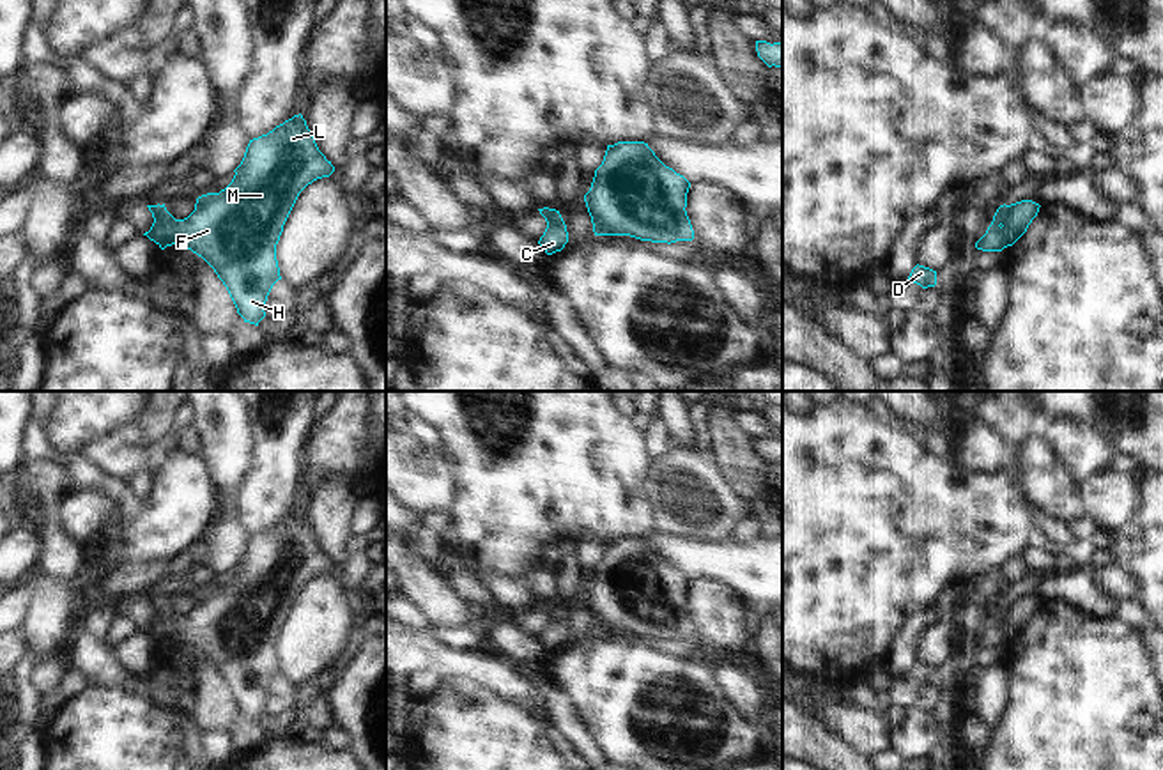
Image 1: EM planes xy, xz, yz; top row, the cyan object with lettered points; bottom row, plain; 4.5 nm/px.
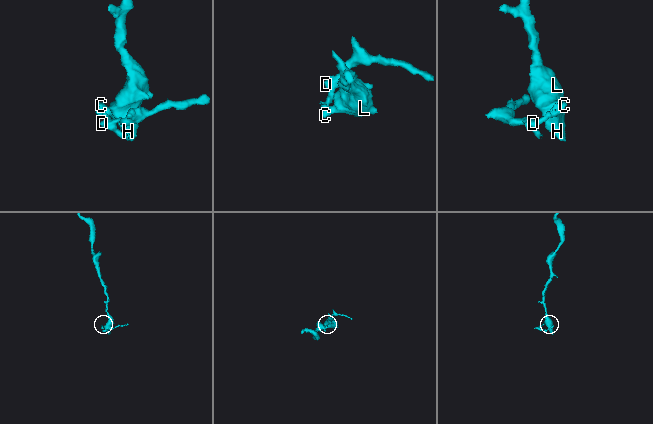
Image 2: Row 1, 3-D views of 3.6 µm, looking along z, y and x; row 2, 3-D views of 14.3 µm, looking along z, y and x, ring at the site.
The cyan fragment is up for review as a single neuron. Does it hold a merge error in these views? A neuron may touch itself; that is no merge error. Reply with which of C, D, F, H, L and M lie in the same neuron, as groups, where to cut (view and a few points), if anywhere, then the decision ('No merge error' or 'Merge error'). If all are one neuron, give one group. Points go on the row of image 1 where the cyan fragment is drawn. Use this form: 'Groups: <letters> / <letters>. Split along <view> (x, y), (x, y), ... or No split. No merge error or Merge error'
Groups: C F H L M / D. Split along yz (1006, 206), (1006, 216), (1001, 223). Merge error

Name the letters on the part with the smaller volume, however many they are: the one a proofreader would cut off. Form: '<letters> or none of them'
D

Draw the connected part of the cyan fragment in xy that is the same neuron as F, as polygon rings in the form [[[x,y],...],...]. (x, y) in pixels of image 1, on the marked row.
[[[294,115],[267,135],[250,140],[232,182],[220,193],[196,198],[195,211],[175,219],[163,205],[150,230],[158,243],[186,246],[202,257],[227,287],[244,322],[258,326],[266,317],[266,301],[273,285],[281,280],[276,244],[299,193],[317,179],[335,172],[319,150],[303,115]]]

